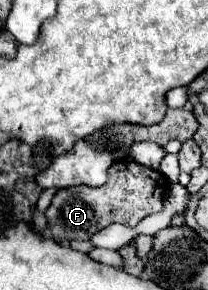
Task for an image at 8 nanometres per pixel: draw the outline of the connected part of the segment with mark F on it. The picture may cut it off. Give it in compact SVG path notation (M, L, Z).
M121 160L109 168L107 186L101 186L101 188L73 186L73 188L59 190L53 196L49 208L45 210L47 228L51 238L63 244L71 240L89 240L95 232L113 224L113 220L123 222L125 226L135 226L141 218L161 210L165 192L167 192L167 182L159 172L147 166L141 166L137 162Z

